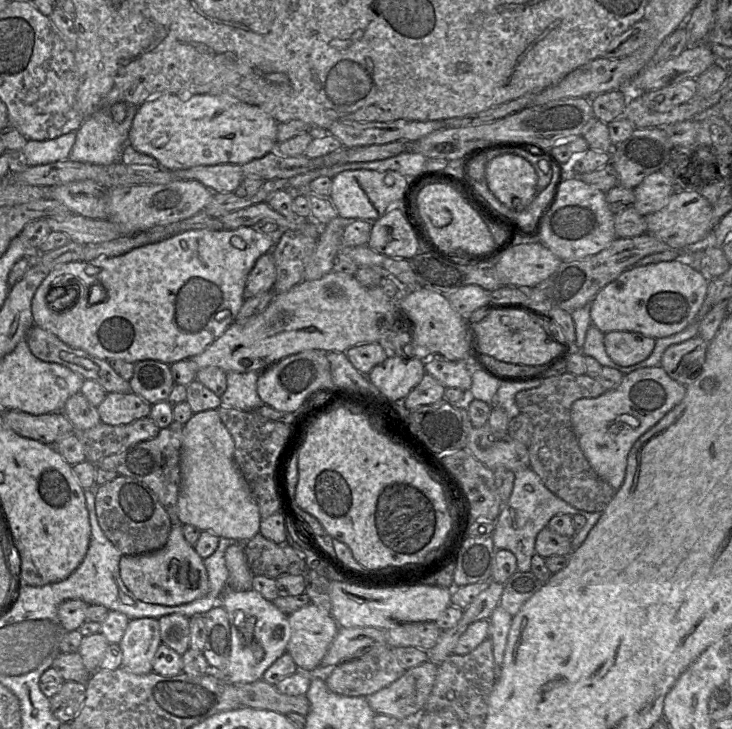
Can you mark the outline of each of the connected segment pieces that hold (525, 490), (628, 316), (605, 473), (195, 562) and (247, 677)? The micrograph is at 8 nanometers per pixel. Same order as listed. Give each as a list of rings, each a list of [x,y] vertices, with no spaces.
[[[530,468],[514,472],[512,492],[500,509],[494,522],[491,534],[495,549],[506,549],[516,557],[519,572],[530,571],[531,558],[535,554],[535,539],[538,532],[545,527],[549,520],[557,514],[581,515],[586,518],[586,524],[571,537],[571,550],[577,549],[586,539],[590,530],[601,517],[601,512],[587,512],[577,509],[552,493],[541,481],[540,477]]]
[[[682,258],[626,269],[601,289],[591,302],[592,325],[603,333],[635,331],[661,338],[685,329],[697,315],[708,288],[708,278]]]
[[[660,366],[624,374],[621,383],[596,398],[573,402],[570,418],[578,444],[593,470],[614,490],[622,486],[628,454],[635,442],[684,398],[686,386],[672,379]]]
[[[172,525],[163,548],[140,555],[122,555],[119,569],[126,588],[145,603],[178,606],[200,599],[209,592],[209,579],[203,558],[187,542],[182,526],[179,525]]]
[[[228,582],[226,587],[220,593],[220,603],[228,614],[230,632],[231,632],[231,652],[229,657],[229,665],[225,672],[215,672],[215,676],[222,681],[230,681],[231,683],[254,683],[256,681],[262,680],[264,672],[283,654],[286,652],[287,644],[290,640],[290,626],[288,622],[288,616],[282,613],[271,601],[266,600],[259,592],[255,591],[253,588],[246,591],[236,591],[228,587]]]

